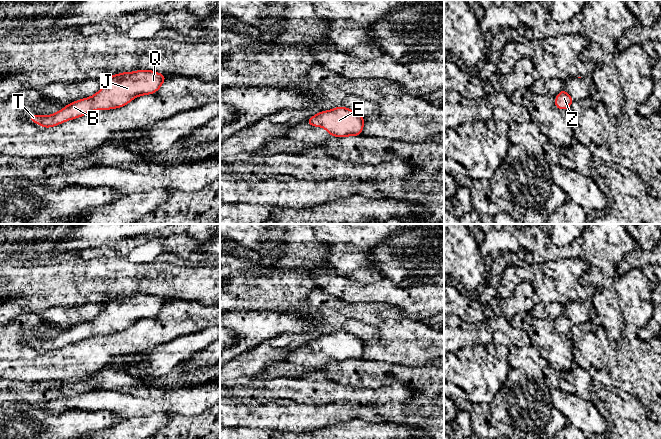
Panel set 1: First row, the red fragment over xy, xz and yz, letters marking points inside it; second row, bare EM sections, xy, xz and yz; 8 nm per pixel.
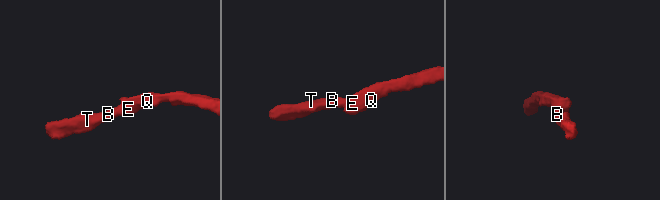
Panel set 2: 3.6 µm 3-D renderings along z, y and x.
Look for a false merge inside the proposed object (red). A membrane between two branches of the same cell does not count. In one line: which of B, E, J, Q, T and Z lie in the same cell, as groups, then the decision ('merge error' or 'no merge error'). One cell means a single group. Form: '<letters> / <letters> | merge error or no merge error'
B E J Q T Z | no merge error

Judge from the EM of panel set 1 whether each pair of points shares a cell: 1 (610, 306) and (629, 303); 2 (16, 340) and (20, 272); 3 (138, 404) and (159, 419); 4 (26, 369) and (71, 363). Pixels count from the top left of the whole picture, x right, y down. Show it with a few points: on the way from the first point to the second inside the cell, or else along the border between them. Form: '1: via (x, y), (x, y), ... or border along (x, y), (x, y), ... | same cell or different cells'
1: border along (613, 281), (624, 327) | different cells
2: border along (16, 319), (10, 322) | different cells
3: border along (169, 414), (154, 412), (128, 419) | different cells
4: via (37, 365), (60, 363) | same cell

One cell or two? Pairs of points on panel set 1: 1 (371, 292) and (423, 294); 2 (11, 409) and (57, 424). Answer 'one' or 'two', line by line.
1: one
2: one

